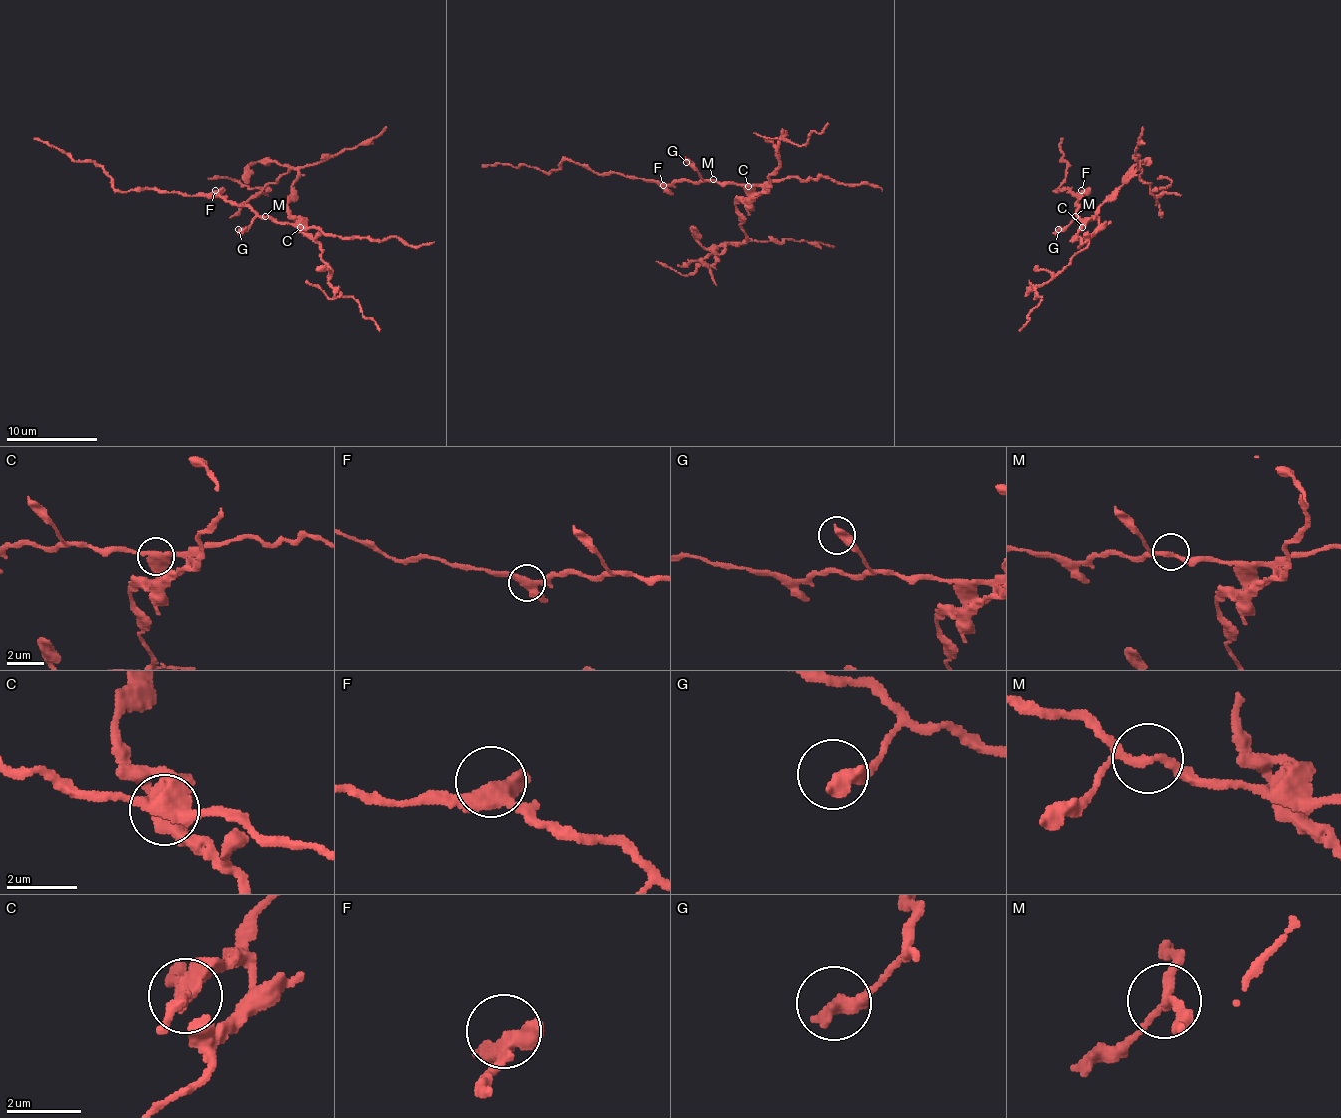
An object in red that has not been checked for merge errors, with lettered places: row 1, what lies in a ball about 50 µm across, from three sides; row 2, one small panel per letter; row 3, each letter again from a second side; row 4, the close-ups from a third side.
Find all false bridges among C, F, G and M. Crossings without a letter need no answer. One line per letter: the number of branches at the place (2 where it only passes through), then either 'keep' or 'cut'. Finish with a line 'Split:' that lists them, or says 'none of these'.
C: 3 | cut
F: 3 | keep
G: 1 | keep
M: 3 | keep
Split: C

